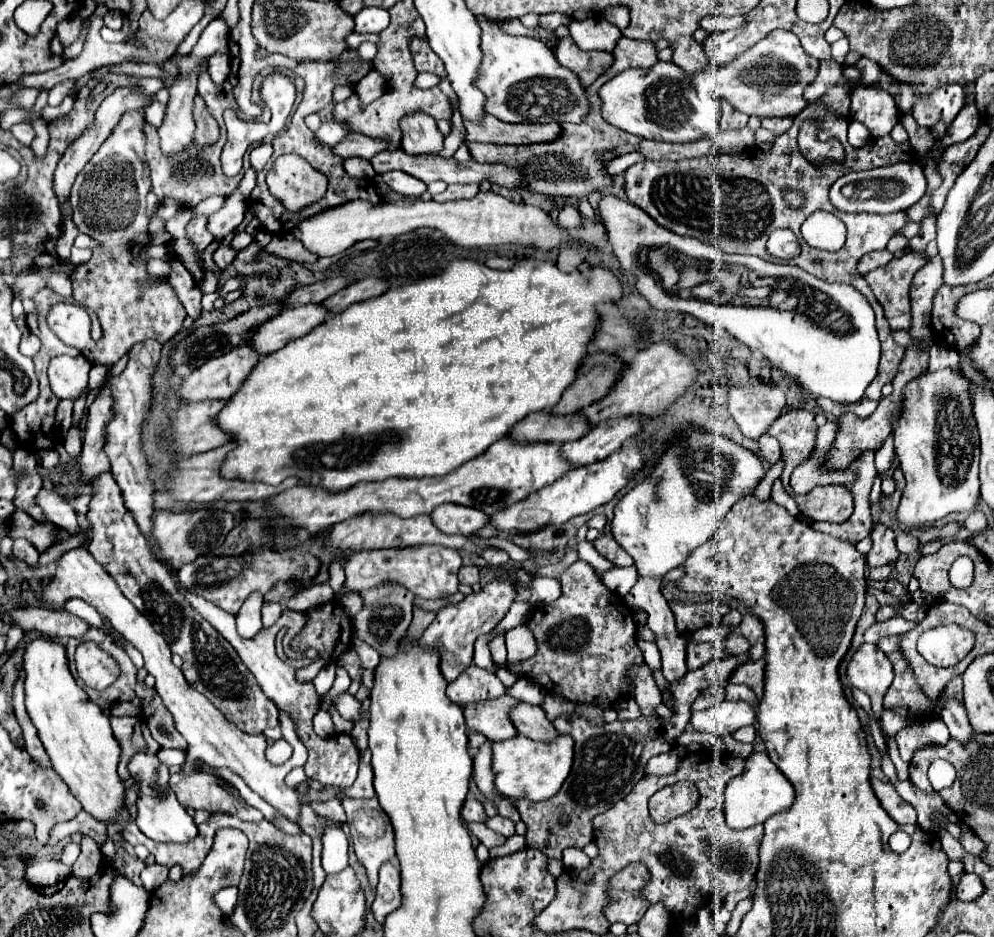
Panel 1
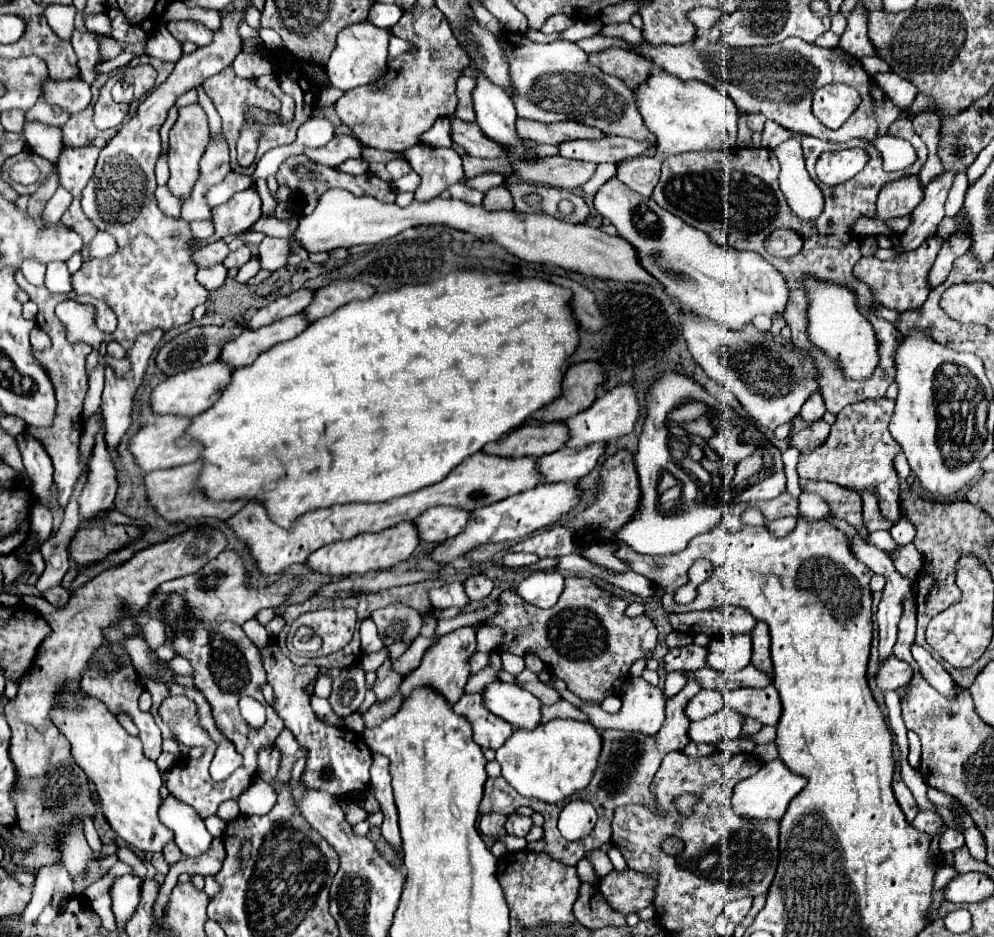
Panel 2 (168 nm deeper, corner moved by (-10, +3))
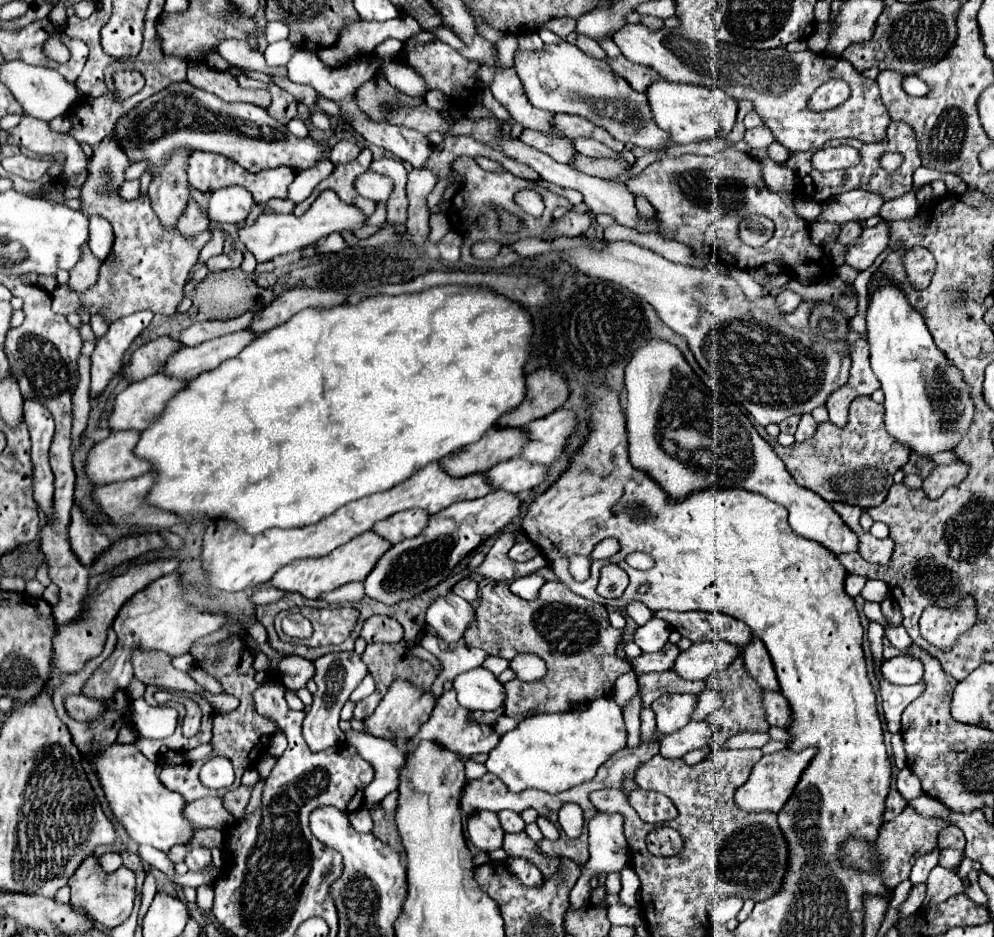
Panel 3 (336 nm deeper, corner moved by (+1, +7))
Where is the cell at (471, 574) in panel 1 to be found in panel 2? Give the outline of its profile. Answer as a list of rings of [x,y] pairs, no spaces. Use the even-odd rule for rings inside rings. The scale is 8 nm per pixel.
[[[483,574],[467,578],[463,586],[465,586],[465,592],[467,592],[467,596],[469,596],[471,600],[483,600],[483,598],[487,598],[489,592],[493,590],[493,582],[491,582],[487,576],[483,576]]]

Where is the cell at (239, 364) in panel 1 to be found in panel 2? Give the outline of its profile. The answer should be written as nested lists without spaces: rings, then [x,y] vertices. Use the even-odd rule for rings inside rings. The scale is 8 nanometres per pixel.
[[[217,360],[215,364],[207,364],[203,368],[179,372],[179,374],[167,378],[165,382],[161,382],[153,390],[151,408],[159,414],[181,414],[181,416],[201,414],[207,408],[211,408],[215,404],[215,400],[219,400],[219,396],[223,394],[223,388],[227,388],[227,384],[231,384],[233,372],[235,372],[235,368],[231,368],[231,364],[225,364],[223,360]]]

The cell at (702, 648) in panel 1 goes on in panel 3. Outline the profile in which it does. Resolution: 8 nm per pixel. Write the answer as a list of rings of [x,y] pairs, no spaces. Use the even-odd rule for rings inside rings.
[[[666,642],[664,648],[660,652],[642,652],[638,658],[624,658],[634,672],[664,672],[664,670],[670,670],[676,656],[680,654],[678,646],[676,644],[670,644]]]

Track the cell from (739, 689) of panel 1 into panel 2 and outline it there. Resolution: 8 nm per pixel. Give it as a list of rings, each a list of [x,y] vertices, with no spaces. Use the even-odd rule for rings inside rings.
[[[767,686],[761,690],[755,690],[755,688],[731,690],[727,692],[725,702],[733,710],[739,710],[745,716],[755,718],[761,724],[775,726],[781,716],[781,704],[779,704],[779,694],[775,692],[775,686]]]

